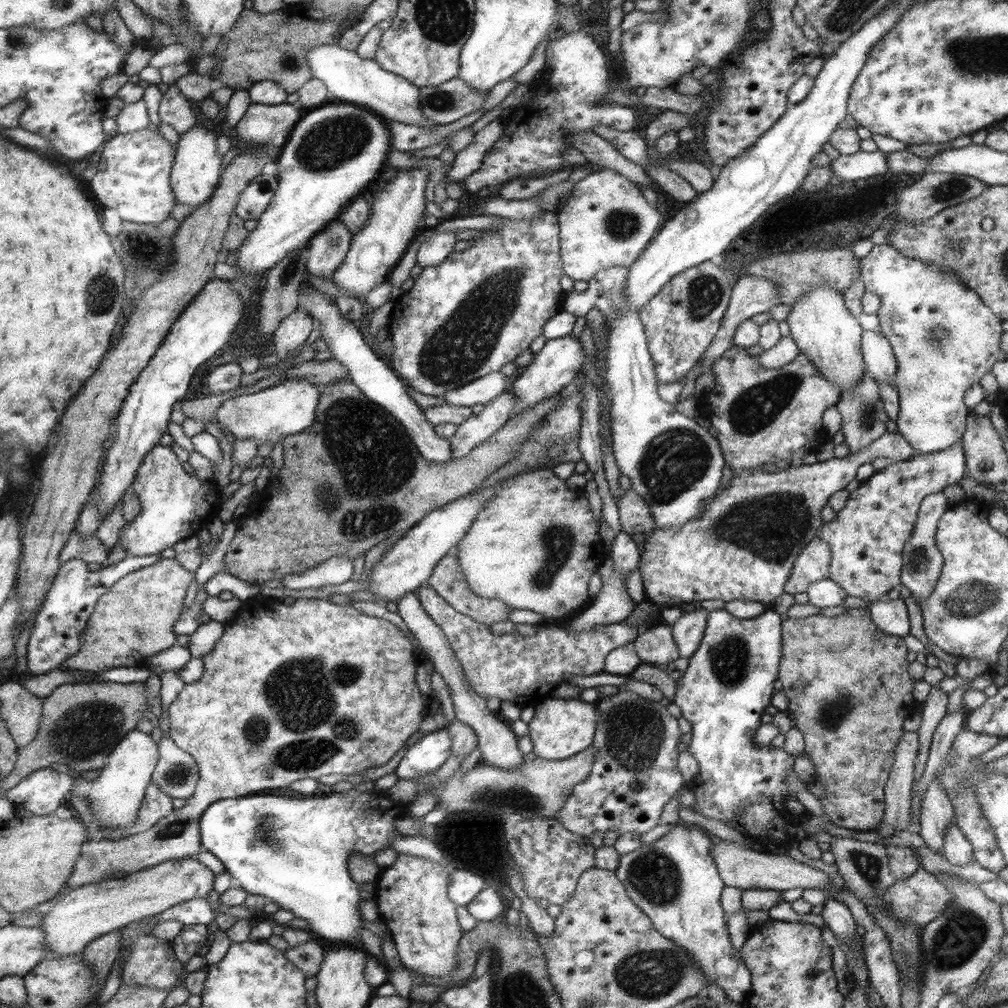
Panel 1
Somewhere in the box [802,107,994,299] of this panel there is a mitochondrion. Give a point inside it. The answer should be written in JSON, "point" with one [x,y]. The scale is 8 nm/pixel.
{"point":[951,190]}

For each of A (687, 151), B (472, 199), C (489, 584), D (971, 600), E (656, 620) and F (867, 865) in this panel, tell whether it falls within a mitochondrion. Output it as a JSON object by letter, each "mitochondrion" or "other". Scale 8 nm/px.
{"A":"other","B":"other","C":"other","D":"mitochondrion","E":"other","F":"mitochondrion"}

